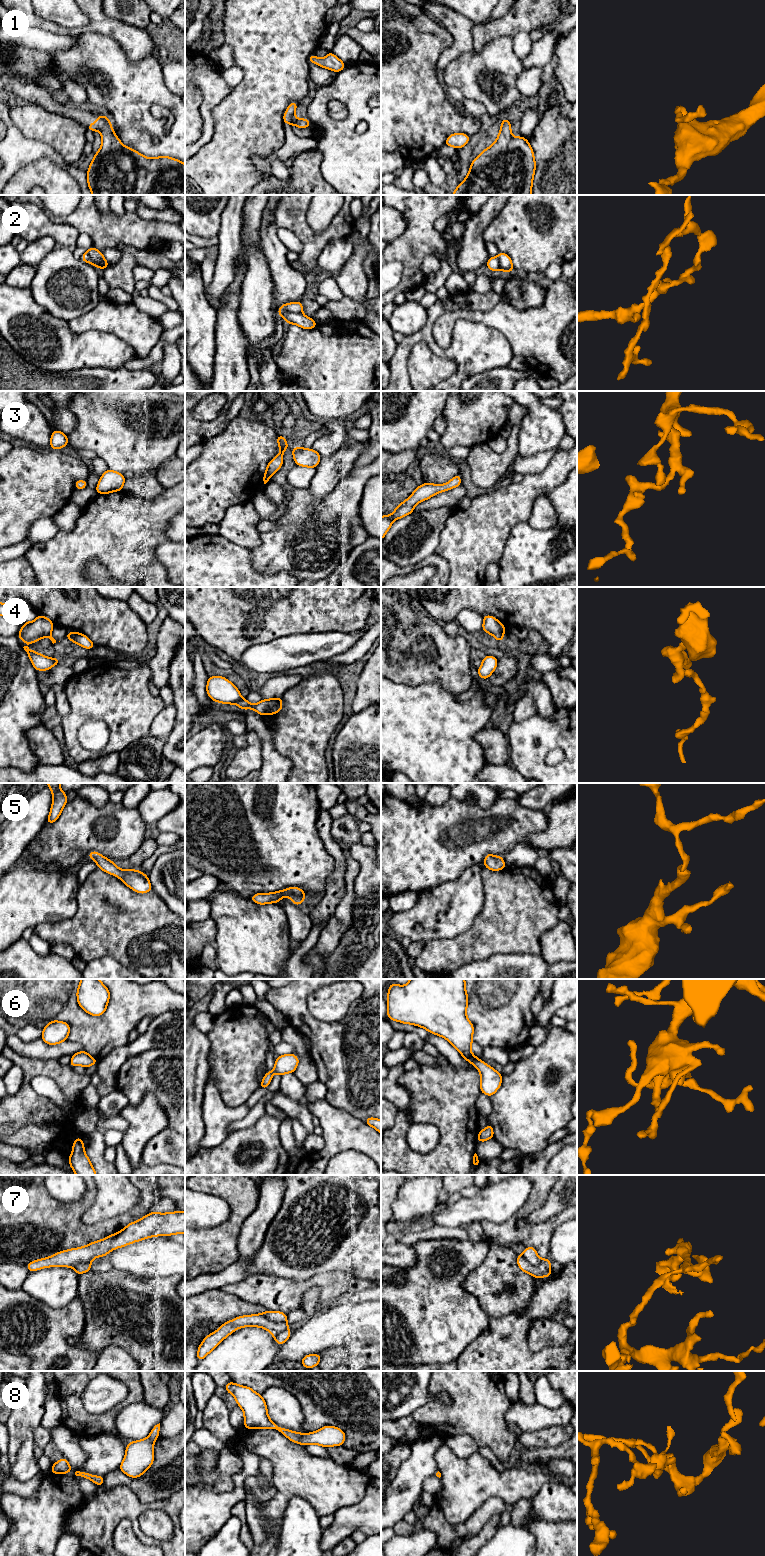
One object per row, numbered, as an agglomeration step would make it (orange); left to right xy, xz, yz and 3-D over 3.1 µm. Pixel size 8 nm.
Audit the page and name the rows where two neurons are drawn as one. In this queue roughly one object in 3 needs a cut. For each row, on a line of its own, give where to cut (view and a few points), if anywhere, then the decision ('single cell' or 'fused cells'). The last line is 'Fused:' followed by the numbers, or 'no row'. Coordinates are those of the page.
1: cut none; single cell
2: cut xz (300, 312), (287, 312), (283, 316); fused cells
3: cut none; single cell
4: cut yz (503, 633), (495, 633), (493, 635); fused cells
5: cut none; single cell
6: cut none; single cell
7: cut xz (260, 1314), (273, 1321), (286, 1322); fused cells
8: cut none; single cell
Fused: 2, 4, 7

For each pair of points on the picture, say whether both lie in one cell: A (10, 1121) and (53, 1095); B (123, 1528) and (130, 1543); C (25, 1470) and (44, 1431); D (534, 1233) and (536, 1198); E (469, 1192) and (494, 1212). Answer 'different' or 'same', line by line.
A: different
B: same
C: different
D: same
E: different

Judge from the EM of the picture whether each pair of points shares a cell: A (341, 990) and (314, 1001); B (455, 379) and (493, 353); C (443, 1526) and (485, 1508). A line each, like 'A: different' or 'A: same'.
A: same
B: same
C: same

